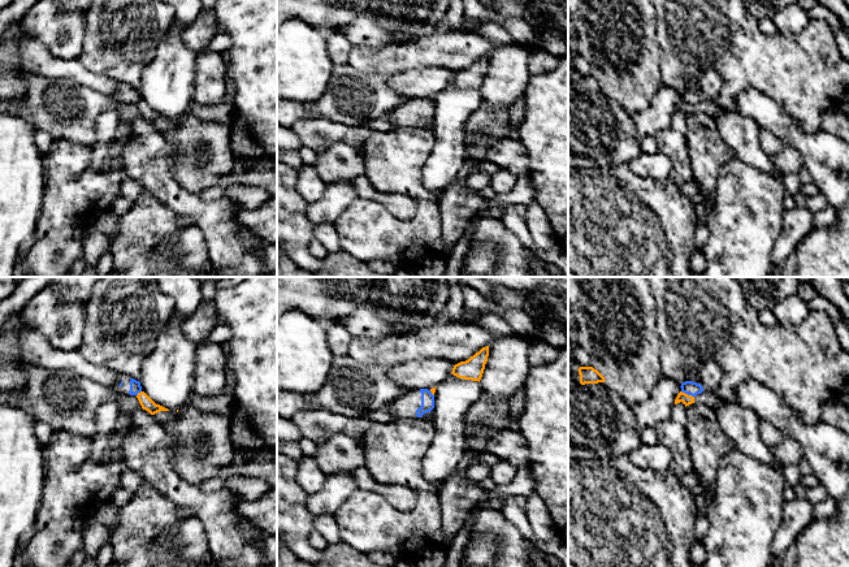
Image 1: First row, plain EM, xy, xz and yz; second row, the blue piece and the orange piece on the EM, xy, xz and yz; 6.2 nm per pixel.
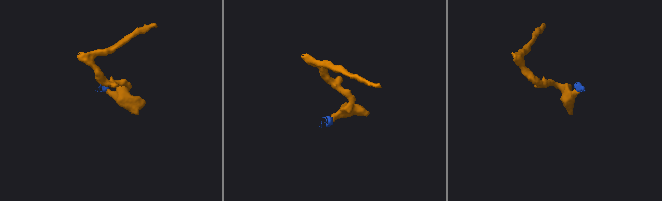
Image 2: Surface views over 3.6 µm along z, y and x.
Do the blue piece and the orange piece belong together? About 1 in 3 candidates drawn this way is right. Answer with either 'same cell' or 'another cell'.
another cell

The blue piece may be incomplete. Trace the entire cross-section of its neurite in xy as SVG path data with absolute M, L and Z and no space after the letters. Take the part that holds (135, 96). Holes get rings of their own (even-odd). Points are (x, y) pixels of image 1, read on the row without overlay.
M121 83L120 90L111 98L121 104L126 104L126 103L138 104L142 100L142 95L139 90L124 83Z

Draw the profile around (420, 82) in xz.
M415 69L389 77L389 86L408 98L433 98L452 81L454 74L443 69Z

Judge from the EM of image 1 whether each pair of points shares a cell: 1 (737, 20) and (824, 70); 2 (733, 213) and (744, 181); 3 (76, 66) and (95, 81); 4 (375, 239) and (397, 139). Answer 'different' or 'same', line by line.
1: same
2: same
3: same
4: same

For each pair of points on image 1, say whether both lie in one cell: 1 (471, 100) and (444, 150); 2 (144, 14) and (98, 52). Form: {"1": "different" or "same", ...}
{"1": "same", "2": "same"}

